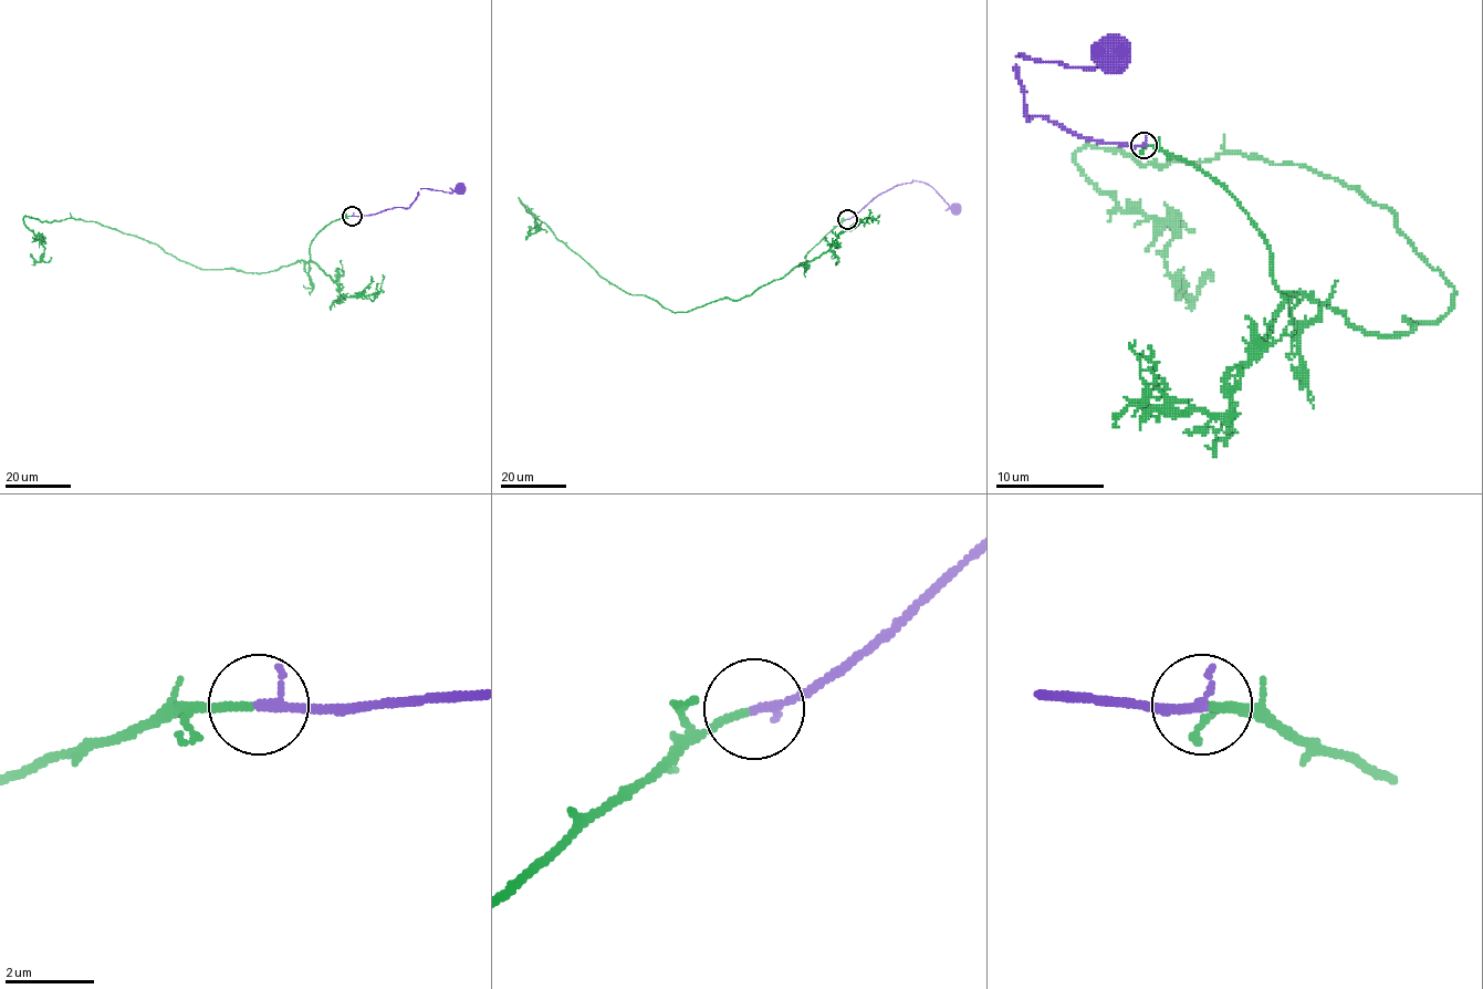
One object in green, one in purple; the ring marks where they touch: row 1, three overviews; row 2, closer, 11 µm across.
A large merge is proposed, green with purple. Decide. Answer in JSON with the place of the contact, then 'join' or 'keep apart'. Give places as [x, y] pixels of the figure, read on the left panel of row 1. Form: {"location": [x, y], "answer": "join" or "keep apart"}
{"location": [352, 216], "answer": "join"}

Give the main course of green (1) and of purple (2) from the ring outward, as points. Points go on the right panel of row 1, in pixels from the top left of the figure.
1: (1142, 145), (1245, 210), (1286, 297), (1378, 335), (1454, 305), (1299, 164), (1075, 154), (1189, 297), (1210, 270)
2: (1142, 145), (1097, 143), (1056, 121), (1026, 118), (1024, 89), (1015, 77), (1015, 56), (1097, 66), (1105, 53)

